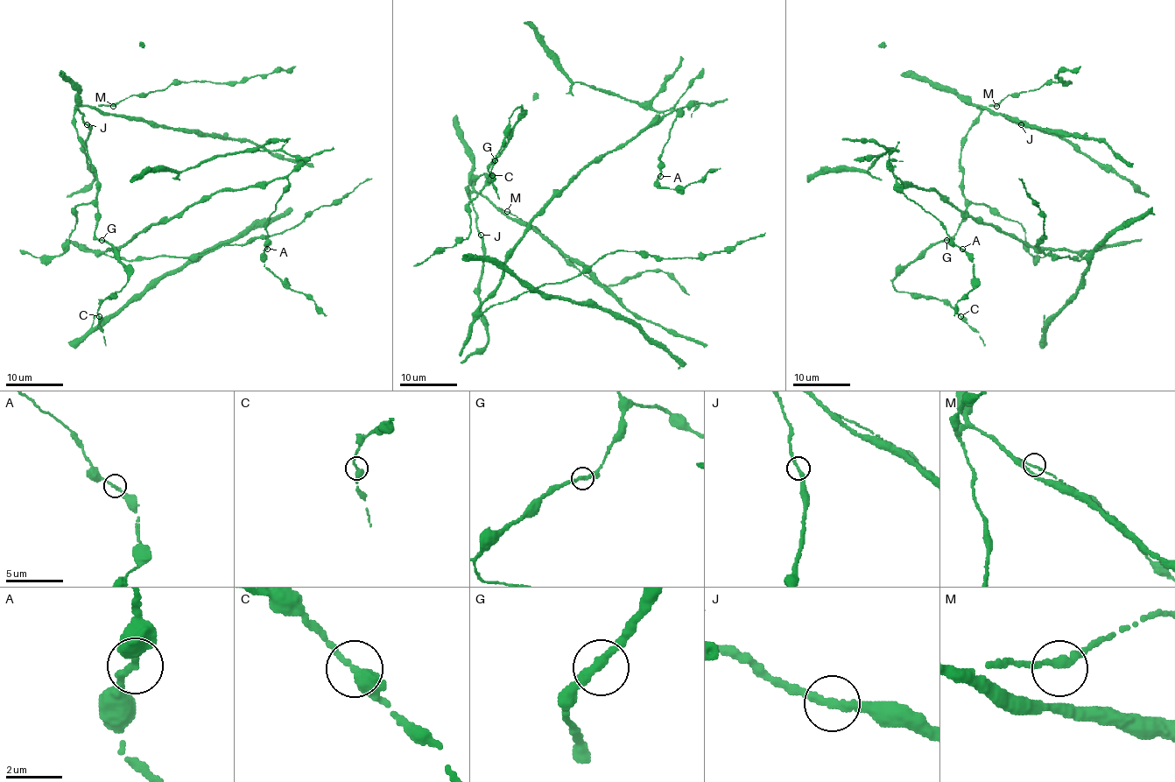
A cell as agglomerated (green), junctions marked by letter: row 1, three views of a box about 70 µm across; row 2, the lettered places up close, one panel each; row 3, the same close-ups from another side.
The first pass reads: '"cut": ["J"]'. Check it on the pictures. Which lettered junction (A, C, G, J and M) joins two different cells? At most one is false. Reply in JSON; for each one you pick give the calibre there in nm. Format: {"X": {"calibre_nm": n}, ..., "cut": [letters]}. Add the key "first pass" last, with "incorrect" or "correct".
{"cut": [], "first pass": "incorrect"}

